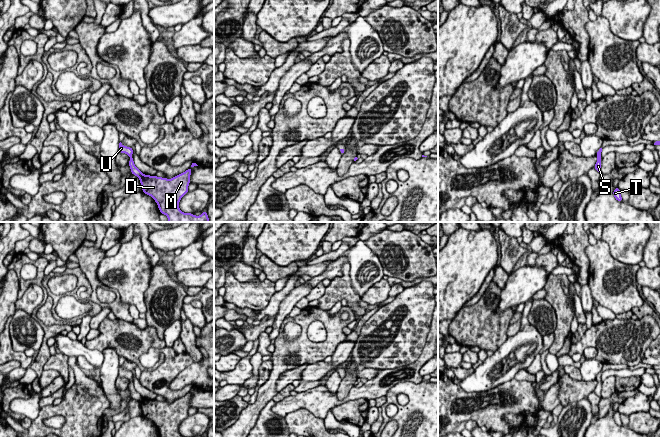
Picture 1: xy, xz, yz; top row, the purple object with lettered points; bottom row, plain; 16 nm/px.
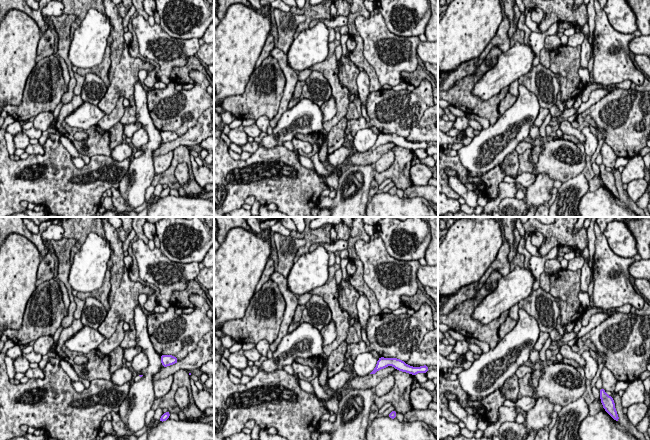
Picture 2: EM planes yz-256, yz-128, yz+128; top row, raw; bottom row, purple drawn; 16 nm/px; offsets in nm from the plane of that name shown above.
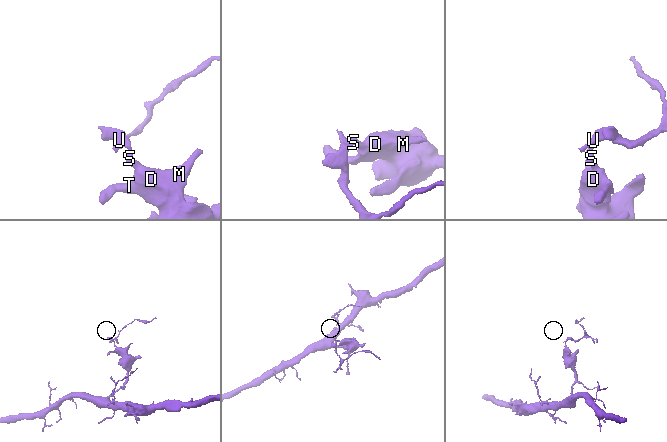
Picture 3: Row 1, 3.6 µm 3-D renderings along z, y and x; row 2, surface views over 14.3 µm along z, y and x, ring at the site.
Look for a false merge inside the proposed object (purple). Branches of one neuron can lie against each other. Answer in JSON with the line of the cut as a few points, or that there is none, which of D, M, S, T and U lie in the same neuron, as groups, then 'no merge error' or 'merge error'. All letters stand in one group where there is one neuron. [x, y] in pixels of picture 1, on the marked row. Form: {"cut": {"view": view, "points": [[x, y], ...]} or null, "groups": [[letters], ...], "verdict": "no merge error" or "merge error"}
{"cut": null, "groups": [["D", "M", "S", "T", "U"]], "verdict": "no merge error"}

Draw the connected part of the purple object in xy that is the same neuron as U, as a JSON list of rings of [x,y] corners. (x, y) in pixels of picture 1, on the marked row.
[[[120,142],[118,150],[119,153],[125,153],[130,157],[131,173],[139,178],[143,193],[151,196],[158,204],[160,214],[168,217],[167,222],[209,222],[206,211],[202,212],[200,216],[195,216],[191,213],[184,213],[179,208],[181,198],[188,193],[189,178],[192,168],[198,166],[196,163],[192,163],[185,172],[172,179],[167,179],[143,174],[134,164],[131,147],[124,146]]]

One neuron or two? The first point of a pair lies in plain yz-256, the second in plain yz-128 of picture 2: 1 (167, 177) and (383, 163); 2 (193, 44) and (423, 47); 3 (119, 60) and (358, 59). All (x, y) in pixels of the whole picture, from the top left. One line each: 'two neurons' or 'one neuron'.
1: two neurons
2: two neurons
3: two neurons

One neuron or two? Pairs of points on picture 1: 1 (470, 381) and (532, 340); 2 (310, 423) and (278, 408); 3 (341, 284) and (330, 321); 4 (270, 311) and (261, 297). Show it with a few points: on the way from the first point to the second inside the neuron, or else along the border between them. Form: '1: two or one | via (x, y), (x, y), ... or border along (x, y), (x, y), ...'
1: one | via (485, 374), (500, 360), (507, 360), (517, 352)
2: two | border along (312, 413), (304, 408), (299, 408), (284, 416)
3: two | border along (314, 306), (328, 310)
4: two | border along (275, 291), (269, 302), (260, 311)

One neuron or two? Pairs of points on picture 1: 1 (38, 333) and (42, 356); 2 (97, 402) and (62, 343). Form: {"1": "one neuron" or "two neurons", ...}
{"1": "two neurons", "2": "two neurons"}

